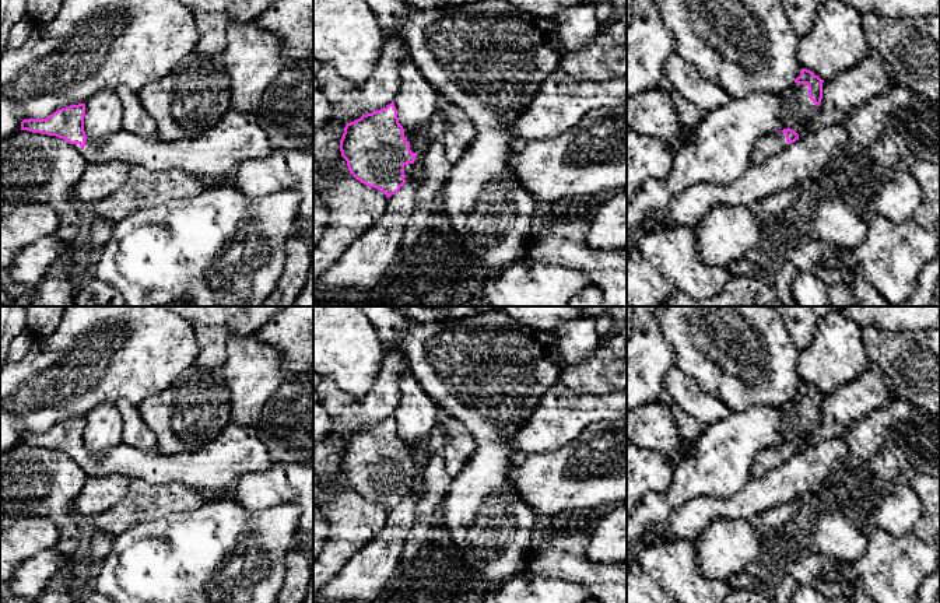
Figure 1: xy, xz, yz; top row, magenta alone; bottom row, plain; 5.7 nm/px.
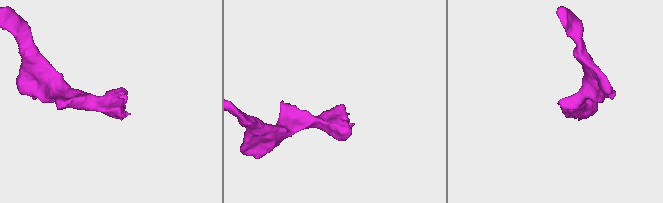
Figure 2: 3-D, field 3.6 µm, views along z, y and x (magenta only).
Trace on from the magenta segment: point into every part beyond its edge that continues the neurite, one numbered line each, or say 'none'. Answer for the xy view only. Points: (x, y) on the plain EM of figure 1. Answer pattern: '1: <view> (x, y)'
1: xy (238, 451)

